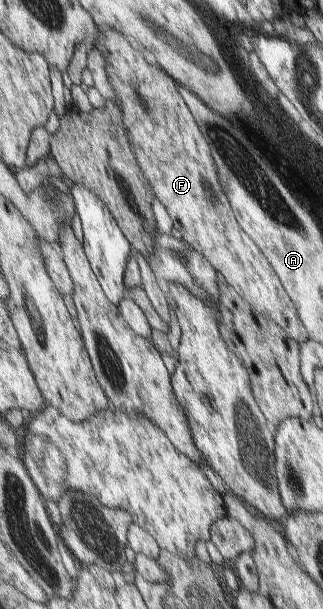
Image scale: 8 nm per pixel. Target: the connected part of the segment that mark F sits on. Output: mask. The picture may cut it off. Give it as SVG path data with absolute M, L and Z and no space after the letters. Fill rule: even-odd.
M101 29L95 47L106 56L106 70L110 84L120 102L119 107L123 112L123 127L127 129L127 142L131 153L133 153L141 173L144 173L149 180L153 193L156 193L156 198L166 209L175 231L179 231L179 237L205 257L220 279L236 289L241 299L249 299L247 303L251 305L253 311L263 313L263 301L265 301L265 315L275 325L279 325L297 343L307 341L306 329L299 319L297 308L288 295L283 295L283 299L279 299L279 295L275 295L275 274L270 263L262 251L259 251L259 248L250 240L250 236L247 236L246 232L242 230L242 226L230 208L226 193L220 186L208 143L199 131L183 98L177 93L177 87L171 81L170 76L161 71L159 67L147 63L145 55L141 53L142 47L137 49L136 44L120 31Z

